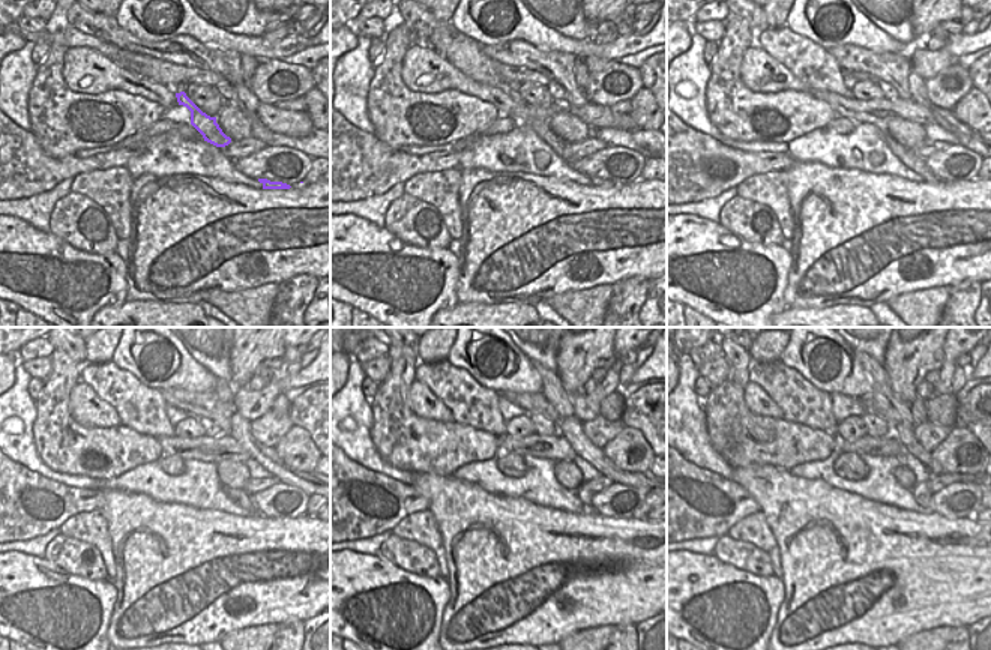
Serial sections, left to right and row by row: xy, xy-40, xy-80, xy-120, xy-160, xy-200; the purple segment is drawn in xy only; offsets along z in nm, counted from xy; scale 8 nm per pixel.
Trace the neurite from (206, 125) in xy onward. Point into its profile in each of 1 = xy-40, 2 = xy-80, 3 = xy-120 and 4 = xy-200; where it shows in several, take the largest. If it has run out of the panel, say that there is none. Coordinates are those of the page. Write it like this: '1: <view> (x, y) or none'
1: xy-40 (461, 51)
2: xy-80 (811, 63)
3: xy-120 (140, 407)
4: xy-200 (801, 403)

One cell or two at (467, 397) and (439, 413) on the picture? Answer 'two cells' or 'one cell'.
two cells

